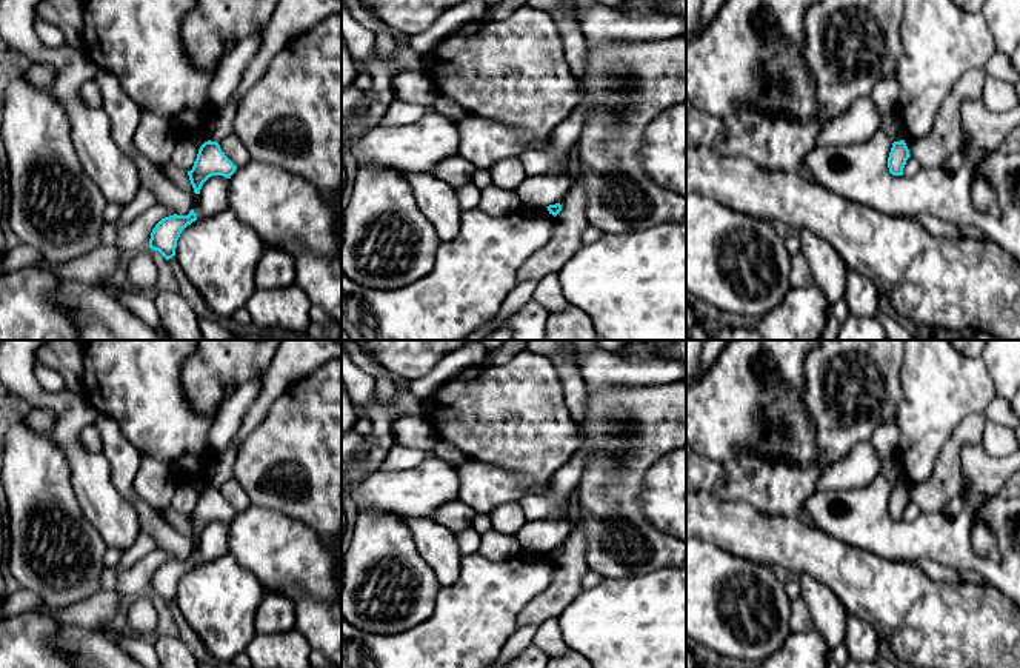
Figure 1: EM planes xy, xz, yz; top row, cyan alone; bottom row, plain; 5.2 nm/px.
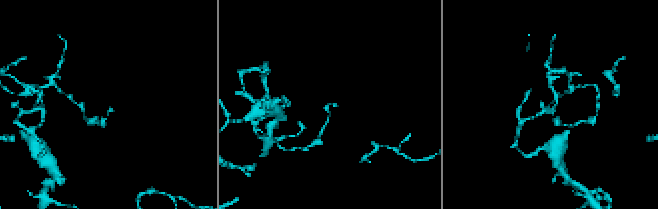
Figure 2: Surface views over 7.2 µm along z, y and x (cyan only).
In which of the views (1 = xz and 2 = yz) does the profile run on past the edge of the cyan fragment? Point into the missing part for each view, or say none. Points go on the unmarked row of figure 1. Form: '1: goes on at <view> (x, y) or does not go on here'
1: does not go on here
2: does not go on here

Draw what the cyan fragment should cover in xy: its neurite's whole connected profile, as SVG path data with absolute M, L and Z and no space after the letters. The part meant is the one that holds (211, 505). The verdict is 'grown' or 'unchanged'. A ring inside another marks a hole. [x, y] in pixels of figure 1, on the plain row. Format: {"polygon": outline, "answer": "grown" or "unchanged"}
{"polygon": "M205 486L197 499L194 511L188 516L195 539L200 539L203 528L212 520L231 523L237 511L225 500L217 486Z", "answer": "unchanged"}

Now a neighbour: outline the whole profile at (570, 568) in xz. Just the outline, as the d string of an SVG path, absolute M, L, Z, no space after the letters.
M577 522L565 542L563 554L555 560L552 583L520 613L518 628L537 628L548 619L557 619L583 590L580 580L588 569L586 536L583 525Z

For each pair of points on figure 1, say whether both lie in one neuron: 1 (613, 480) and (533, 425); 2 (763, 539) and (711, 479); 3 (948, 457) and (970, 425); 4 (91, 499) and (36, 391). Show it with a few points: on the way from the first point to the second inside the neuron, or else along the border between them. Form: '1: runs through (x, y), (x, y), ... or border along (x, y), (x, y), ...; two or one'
1: border along (576, 424), (580, 440), (577, 450); two
2: border along (711, 490), (702, 491); two
3: runs through (953, 450), (954, 444), (965, 433); one
4: runs through (90, 471), (66, 437), (66, 419), (63, 416); one

